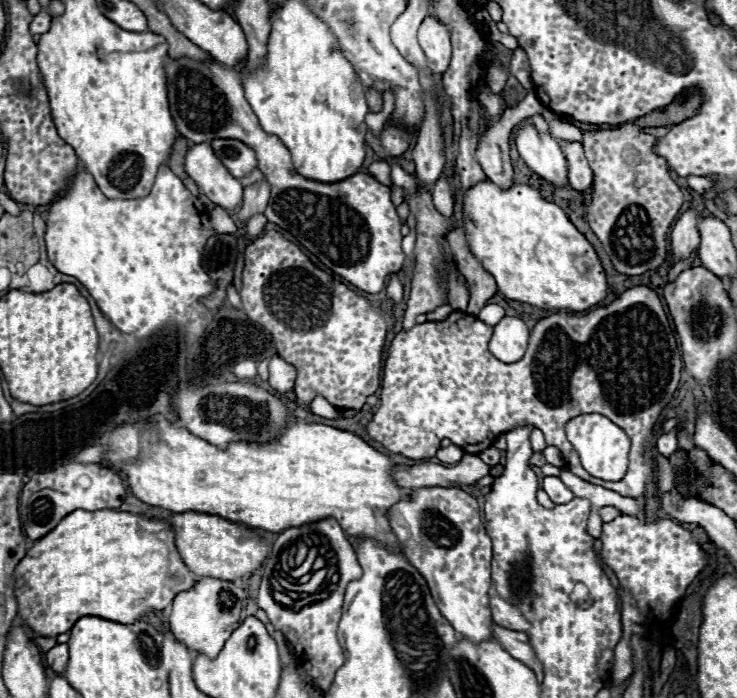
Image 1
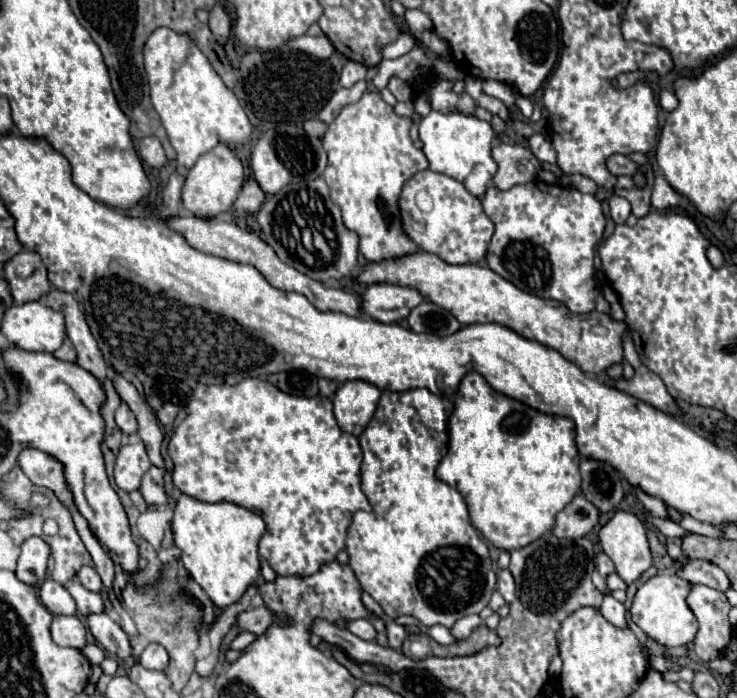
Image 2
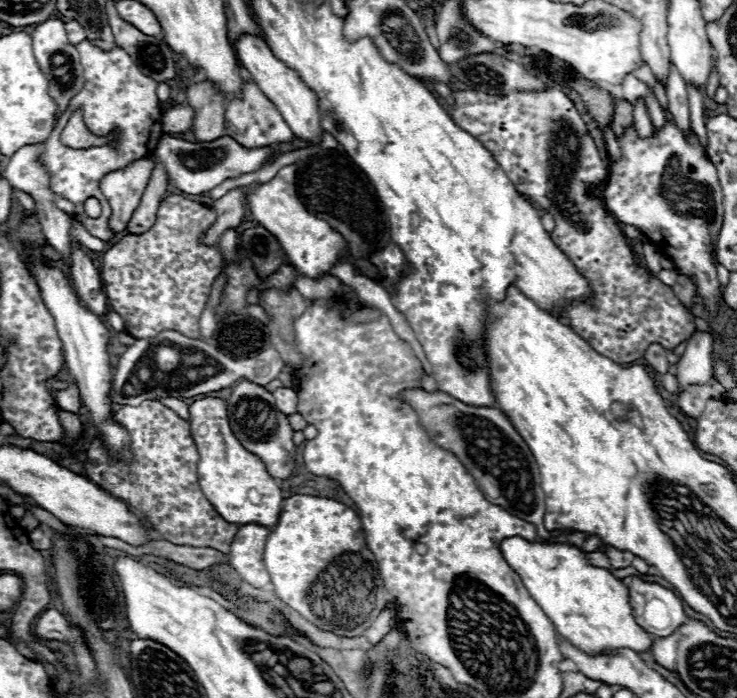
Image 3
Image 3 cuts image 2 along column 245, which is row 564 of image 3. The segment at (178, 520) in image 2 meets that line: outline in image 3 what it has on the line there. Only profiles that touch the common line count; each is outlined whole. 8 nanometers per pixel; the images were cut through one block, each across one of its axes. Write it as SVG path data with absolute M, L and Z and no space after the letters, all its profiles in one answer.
M520 536L502 540L502 558L524 580L526 590L550 618L554 628L584 652L602 652L604 648L630 648L644 652L652 638L640 628L628 604L628 588L606 568L592 566L586 552L560 542L528 542Z

